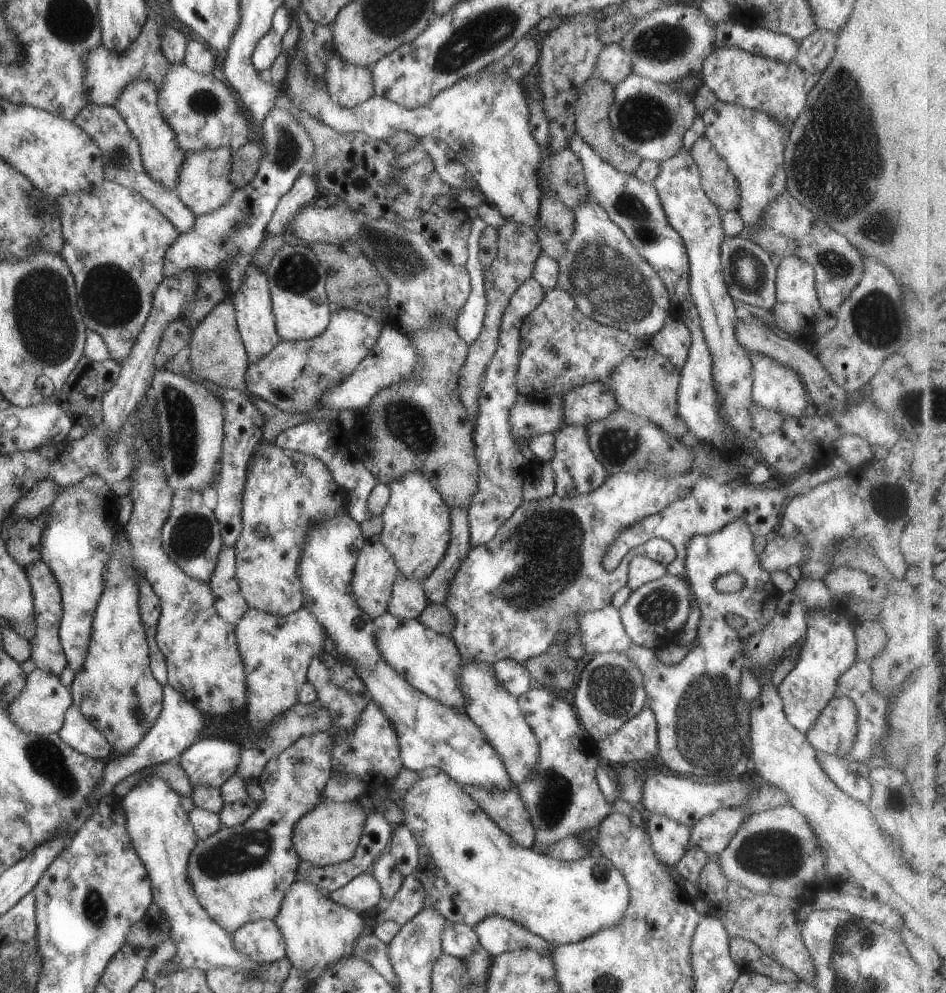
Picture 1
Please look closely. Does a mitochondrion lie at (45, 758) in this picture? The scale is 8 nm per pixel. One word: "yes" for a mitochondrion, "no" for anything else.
yes

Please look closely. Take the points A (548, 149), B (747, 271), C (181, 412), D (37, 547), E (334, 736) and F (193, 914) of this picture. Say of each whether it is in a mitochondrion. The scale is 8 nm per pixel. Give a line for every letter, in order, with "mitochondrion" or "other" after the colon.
A: other
B: mitochondrion
C: mitochondrion
D: other
E: other
F: other

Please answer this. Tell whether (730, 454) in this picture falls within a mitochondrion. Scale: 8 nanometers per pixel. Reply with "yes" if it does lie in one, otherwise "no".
no

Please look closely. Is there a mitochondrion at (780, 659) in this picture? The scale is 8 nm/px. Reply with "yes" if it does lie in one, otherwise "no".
no

